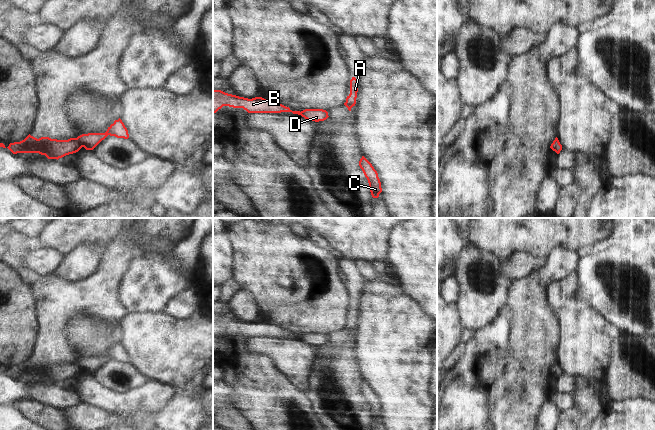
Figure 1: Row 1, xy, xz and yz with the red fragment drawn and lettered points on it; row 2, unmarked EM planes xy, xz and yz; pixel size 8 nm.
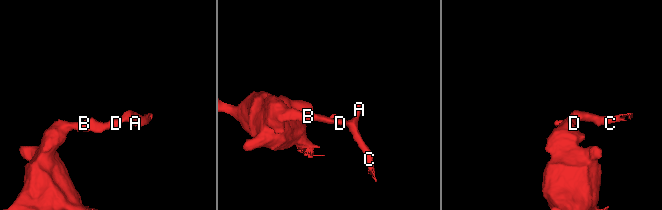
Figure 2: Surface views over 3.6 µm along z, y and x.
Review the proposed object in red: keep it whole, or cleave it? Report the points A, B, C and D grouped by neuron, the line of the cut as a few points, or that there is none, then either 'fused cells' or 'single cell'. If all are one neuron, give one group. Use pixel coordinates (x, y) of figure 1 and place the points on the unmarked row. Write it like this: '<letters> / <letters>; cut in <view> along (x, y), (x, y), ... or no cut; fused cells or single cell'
A C D / B; cut in xy along (75, 362), (82, 370); fused cells

